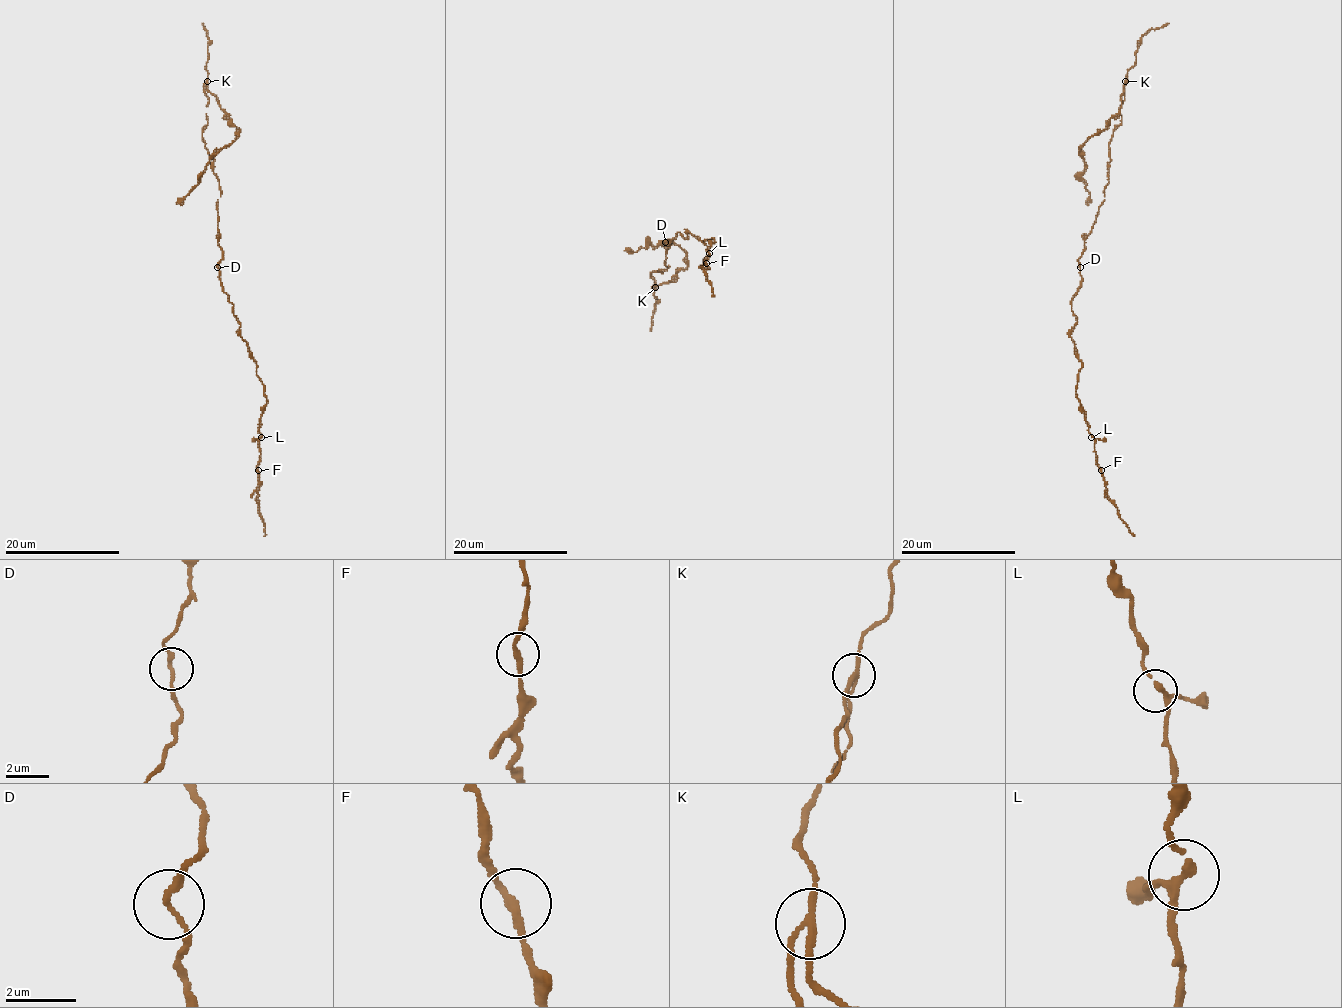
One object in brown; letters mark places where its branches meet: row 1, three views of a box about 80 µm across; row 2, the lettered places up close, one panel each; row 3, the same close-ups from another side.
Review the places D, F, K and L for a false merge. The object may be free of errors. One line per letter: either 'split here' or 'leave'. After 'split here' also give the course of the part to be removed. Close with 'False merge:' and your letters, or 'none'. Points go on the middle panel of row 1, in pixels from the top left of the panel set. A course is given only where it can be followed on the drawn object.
D: leave
F: leave
K: split here | (656, 288), (670, 282), (687, 266), (687, 255), (667, 240), (635, 252), (624, 250)
L: leave
False merge: K

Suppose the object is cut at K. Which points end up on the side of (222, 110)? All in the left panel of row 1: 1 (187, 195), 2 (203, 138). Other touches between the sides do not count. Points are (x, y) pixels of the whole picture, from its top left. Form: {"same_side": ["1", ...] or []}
{"same_side": ["1"]}

